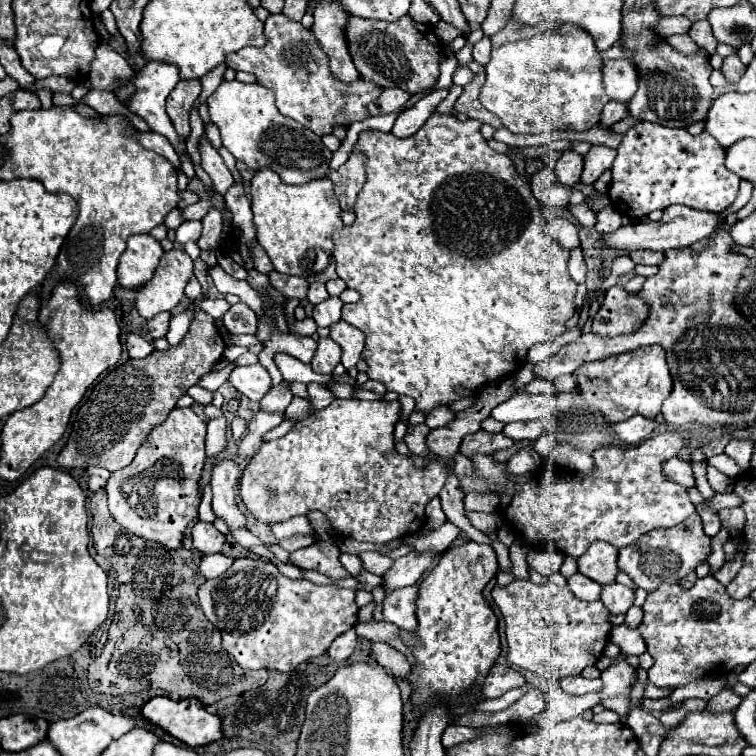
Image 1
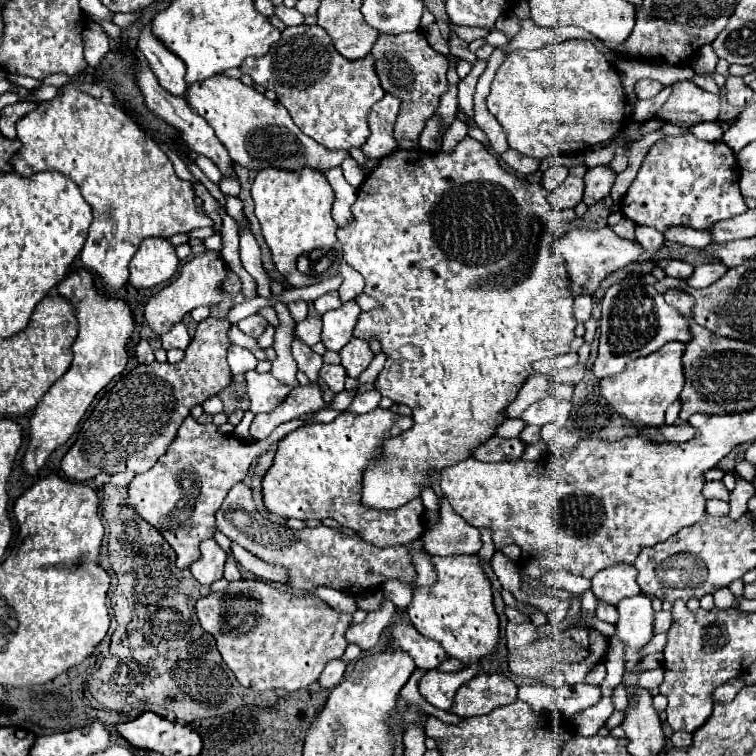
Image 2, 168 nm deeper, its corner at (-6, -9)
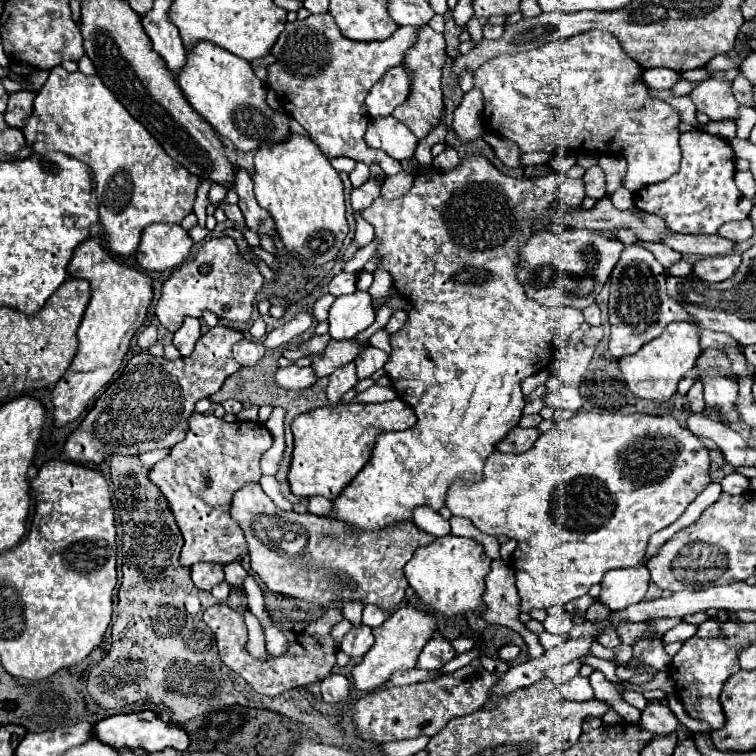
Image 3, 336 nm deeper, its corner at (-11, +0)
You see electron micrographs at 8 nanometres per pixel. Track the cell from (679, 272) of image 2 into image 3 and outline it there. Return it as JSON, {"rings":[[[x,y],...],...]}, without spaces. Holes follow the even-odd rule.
{"rings":[[[729,253],[721,257],[705,257],[693,263],[693,275],[705,281],[723,281],[729,279],[741,263],[741,255]]]}

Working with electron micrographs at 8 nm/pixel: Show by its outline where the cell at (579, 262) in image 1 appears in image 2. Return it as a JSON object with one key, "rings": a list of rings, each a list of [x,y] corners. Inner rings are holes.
{"rings":[[[578,296],[574,300],[574,316],[578,322],[588,322],[590,320],[590,310],[592,310],[592,298],[590,296]]]}

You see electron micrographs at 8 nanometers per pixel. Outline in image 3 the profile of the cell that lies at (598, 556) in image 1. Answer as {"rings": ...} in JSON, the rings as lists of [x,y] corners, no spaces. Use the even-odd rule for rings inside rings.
{"rings":[[[623,567],[623,569],[611,569],[601,581],[601,595],[599,599],[613,611],[625,609],[633,603],[639,603],[649,585],[647,567]]]}

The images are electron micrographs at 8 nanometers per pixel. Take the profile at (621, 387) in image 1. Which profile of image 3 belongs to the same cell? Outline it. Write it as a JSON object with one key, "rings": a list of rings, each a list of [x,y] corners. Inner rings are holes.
{"rings":[[[671,323],[671,327],[667,327],[667,331],[659,335],[659,339],[645,343],[635,355],[619,359],[619,369],[623,373],[625,385],[633,395],[655,403],[665,403],[675,395],[677,383],[695,367],[699,351],[699,333],[695,331],[695,327],[691,327],[689,323]]]}

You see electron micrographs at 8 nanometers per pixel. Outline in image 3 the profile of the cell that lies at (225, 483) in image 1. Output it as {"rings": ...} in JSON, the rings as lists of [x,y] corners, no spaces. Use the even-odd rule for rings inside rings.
{"rings":[[[247,483],[233,495],[231,503],[231,517],[245,533],[251,557],[251,569],[265,581],[265,585],[281,595],[291,595],[305,599],[315,605],[327,605],[331,601],[349,601],[359,599],[365,605],[375,603],[381,609],[397,607],[403,597],[405,589],[409,587],[403,567],[407,561],[413,559],[419,547],[431,545],[437,537],[421,531],[413,521],[393,523],[379,531],[355,531],[347,523],[319,517],[311,513],[295,513],[295,511],[281,511],[261,489],[259,483]]]}

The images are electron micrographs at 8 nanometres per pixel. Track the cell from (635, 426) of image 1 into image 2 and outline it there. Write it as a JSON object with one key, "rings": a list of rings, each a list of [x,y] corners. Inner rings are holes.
{"rings":[[[678,422],[674,426],[662,426],[662,434],[668,442],[688,442],[696,436],[696,428],[690,422]]]}

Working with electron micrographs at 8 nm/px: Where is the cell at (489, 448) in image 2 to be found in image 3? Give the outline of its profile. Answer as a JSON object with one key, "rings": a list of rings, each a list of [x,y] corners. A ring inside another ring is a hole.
{"rings":[[[513,427],[507,437],[503,437],[497,445],[501,453],[523,453],[533,447],[533,443],[539,439],[539,429],[521,429]]]}

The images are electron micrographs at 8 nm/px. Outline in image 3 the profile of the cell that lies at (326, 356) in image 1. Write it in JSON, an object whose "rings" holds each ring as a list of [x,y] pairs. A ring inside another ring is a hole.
{"rings":[[[345,363],[343,367],[335,369],[335,373],[329,377],[329,385],[327,385],[327,399],[329,403],[339,403],[341,395],[347,393],[353,385],[357,383],[357,375],[355,375],[355,363]]]}

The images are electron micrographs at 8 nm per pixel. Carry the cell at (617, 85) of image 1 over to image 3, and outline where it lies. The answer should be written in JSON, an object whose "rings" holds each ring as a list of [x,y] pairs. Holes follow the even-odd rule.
{"rings":[[[655,67],[655,69],[645,69],[643,79],[649,89],[671,89],[677,83],[679,73],[665,67]]]}

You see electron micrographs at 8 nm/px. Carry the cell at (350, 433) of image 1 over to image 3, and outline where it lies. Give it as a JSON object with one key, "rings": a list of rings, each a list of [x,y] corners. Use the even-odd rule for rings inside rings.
{"rings":[[[401,399],[367,405],[363,403],[347,403],[333,407],[319,407],[307,413],[301,413],[293,419],[291,431],[295,437],[295,449],[289,467],[289,487],[291,493],[307,499],[307,497],[325,497],[329,501],[337,499],[341,491],[357,477],[357,473],[365,467],[371,457],[375,437],[383,431],[403,431],[417,423],[415,411]]]}

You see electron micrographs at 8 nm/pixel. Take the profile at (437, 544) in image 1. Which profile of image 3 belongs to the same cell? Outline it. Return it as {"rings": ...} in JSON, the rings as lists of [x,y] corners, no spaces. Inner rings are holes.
{"rings":[[[431,637],[427,641],[427,645],[423,647],[417,667],[421,669],[441,669],[449,659],[453,659],[457,653],[453,649],[453,645],[447,639],[437,639]]]}

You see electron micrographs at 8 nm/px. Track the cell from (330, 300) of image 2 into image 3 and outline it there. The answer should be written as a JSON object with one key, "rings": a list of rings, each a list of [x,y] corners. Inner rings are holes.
{"rings":[[[339,273],[329,283],[329,293],[335,297],[353,293],[353,291],[355,291],[355,273]]]}

